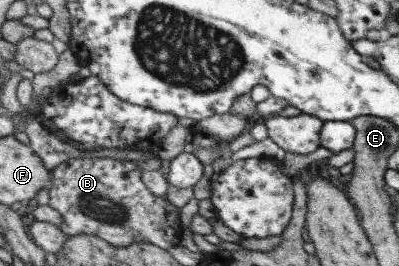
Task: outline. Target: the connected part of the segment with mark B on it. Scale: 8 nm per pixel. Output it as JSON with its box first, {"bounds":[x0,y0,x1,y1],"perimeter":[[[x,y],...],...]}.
{"bounds":[49,157,184,250],"perimeter":[[[110,157],[105,158],[78,158],[78,159],[70,159],[58,166],[55,166],[51,169],[51,179],[52,184],[49,187],[49,205],[56,211],[58,211],[63,217],[65,224],[61,224],[60,228],[68,235],[77,235],[77,234],[89,234],[94,235],[95,237],[100,237],[104,239],[107,243],[117,247],[125,247],[132,243],[150,243],[160,248],[168,250],[172,245],[179,244],[180,236],[182,231],[184,230],[183,224],[179,221],[179,208],[174,207],[166,196],[154,196],[148,190],[148,187],[143,183],[141,179],[142,170],[132,163],[132,161],[127,160],[116,160]]]}

